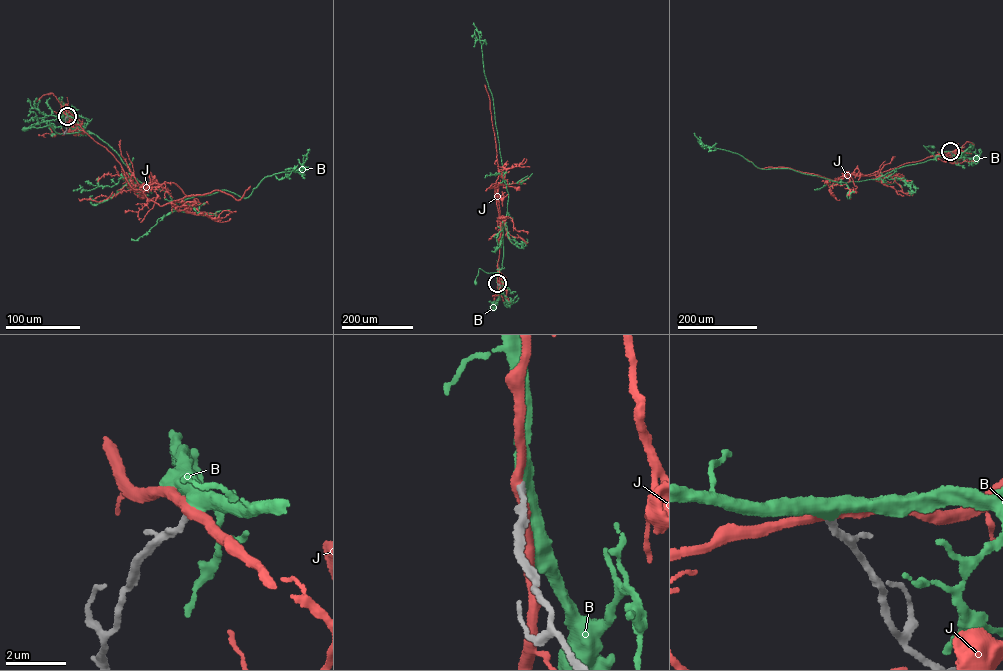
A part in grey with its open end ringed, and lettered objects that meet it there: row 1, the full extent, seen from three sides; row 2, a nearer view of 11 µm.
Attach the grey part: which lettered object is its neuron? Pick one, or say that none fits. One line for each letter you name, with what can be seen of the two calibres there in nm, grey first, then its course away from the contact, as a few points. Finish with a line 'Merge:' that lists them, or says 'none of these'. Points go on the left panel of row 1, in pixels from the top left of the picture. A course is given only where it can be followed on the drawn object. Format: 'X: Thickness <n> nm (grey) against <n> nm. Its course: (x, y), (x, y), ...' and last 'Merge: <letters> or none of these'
B: Thickness 220 nm (grey) against 420 nm. Its course: (67, 116), (75, 119), (82, 129), (59, 134), (50, 125), (25, 128)
Merge: B

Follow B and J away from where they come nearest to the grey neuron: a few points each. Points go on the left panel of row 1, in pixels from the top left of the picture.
B: (67, 116), (75, 119), (82, 129), (59, 134), (50, 125), (25, 128)
J: (67, 116), (113, 155), (133, 189), (143, 191), (155, 182), (173, 182), (187, 195), (193, 196), (189, 207)

